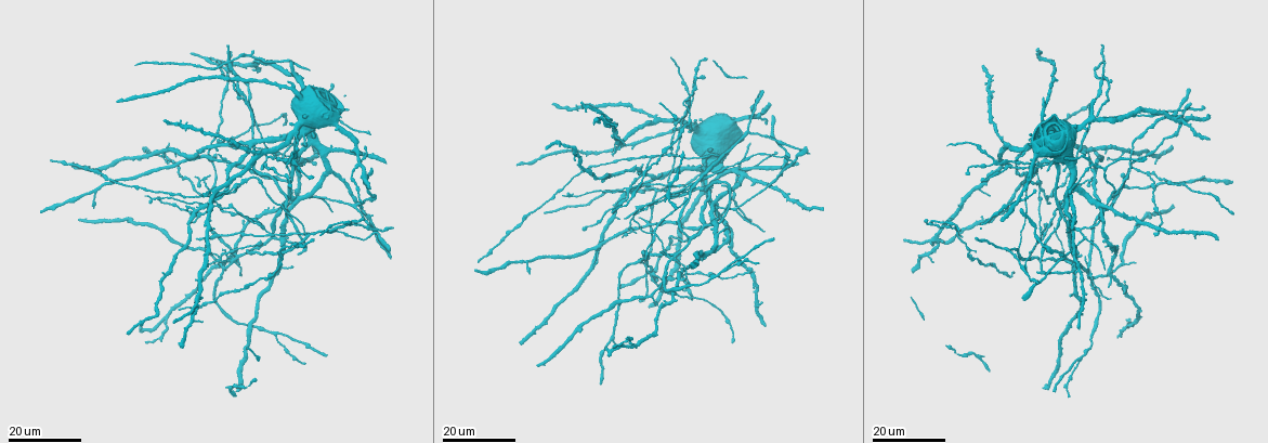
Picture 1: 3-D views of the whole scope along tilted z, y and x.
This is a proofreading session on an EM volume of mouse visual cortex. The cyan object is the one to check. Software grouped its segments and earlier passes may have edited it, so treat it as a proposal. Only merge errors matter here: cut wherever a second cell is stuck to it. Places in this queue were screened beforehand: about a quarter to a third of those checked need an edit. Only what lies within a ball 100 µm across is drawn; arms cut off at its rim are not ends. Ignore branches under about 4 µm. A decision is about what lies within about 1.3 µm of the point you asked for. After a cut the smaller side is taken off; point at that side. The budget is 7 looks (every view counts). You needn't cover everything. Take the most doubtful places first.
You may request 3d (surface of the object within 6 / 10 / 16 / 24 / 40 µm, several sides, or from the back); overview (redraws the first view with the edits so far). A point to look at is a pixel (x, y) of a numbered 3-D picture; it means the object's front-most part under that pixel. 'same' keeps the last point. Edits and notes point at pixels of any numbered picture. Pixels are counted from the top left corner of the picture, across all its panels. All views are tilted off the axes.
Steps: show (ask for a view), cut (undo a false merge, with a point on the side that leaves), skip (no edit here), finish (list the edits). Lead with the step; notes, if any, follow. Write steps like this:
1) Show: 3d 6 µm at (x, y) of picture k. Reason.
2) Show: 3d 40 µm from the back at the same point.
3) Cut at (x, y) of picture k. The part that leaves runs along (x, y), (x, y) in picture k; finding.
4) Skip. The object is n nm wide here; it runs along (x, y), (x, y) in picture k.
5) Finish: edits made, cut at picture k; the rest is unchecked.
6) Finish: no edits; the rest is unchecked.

Show: 3d 16 µm at (1038, 191) of picture 1. Looks like a crossing.

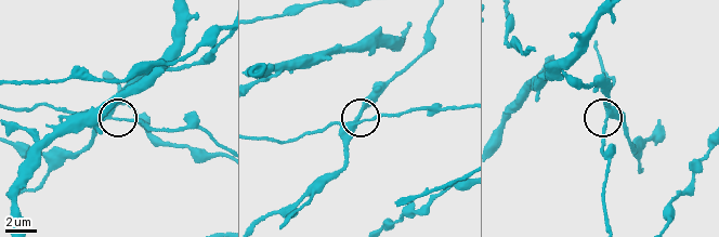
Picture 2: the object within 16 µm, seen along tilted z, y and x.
Show: 3d 10 µm at (108, 115) of picture 2. Zoom in.

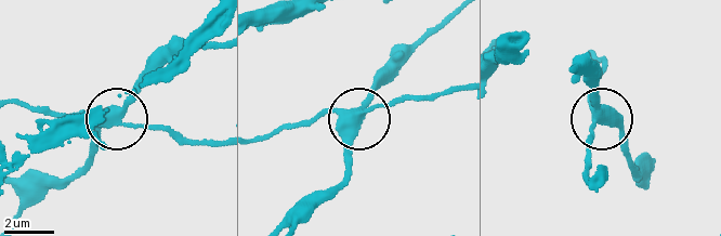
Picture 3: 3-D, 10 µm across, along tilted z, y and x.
Cut at (313, 121) of picture 3. The object is 410 nm wide here; a second cell is stuck on.

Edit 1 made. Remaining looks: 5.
Show: overview. Redraw.

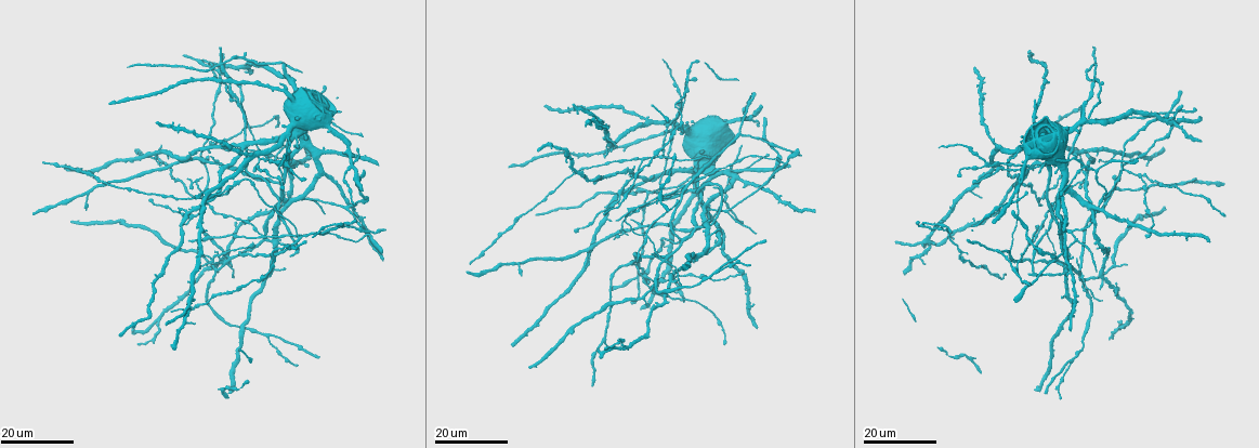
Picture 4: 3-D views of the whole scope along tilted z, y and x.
Show: 3d 16 µm at (222, 266) of picture 4. Four arms meet.

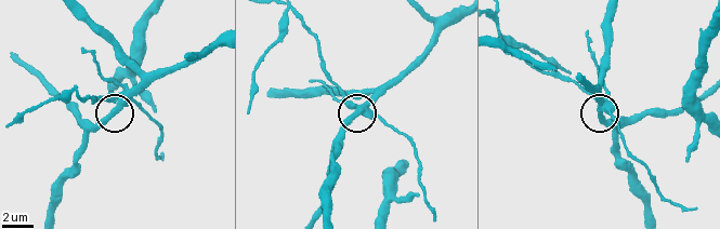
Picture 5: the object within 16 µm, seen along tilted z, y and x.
Show: 3d 10 µm at (117, 102) of picture 5.

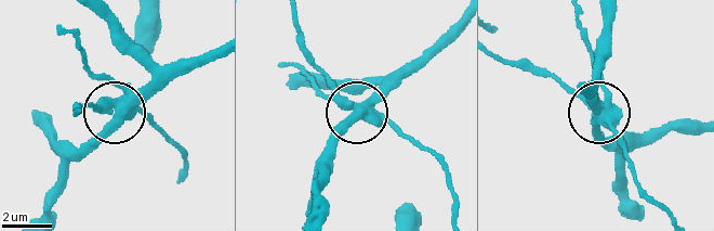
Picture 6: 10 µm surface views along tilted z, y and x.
Cut at (150, 117) of picture 6. The object is 470 nm wide here; the part that leaves runs along (360, 110), (343, 97), (304, 45), (294, 12) in picture 6; a second cell is stuck on.

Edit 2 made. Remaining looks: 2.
Show: 3d 24 µm at (1084, 164) of picture 4.

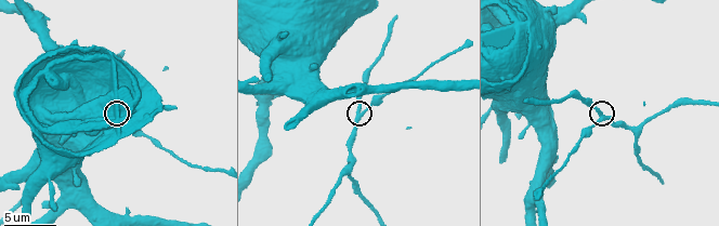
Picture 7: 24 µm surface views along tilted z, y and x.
Show: 3d 10 µm at (358, 115) of picture 7.

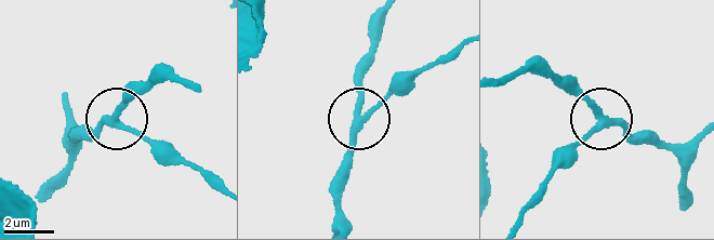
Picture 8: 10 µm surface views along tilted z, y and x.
Skip. It runs along (338, 222), (333, 185), (351, 144), (355, 67) in picture 8; continuous, no second cell.

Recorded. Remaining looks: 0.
Finish: edits made, cut at picture 3, cut at picture 6; the rest is unchecked.

